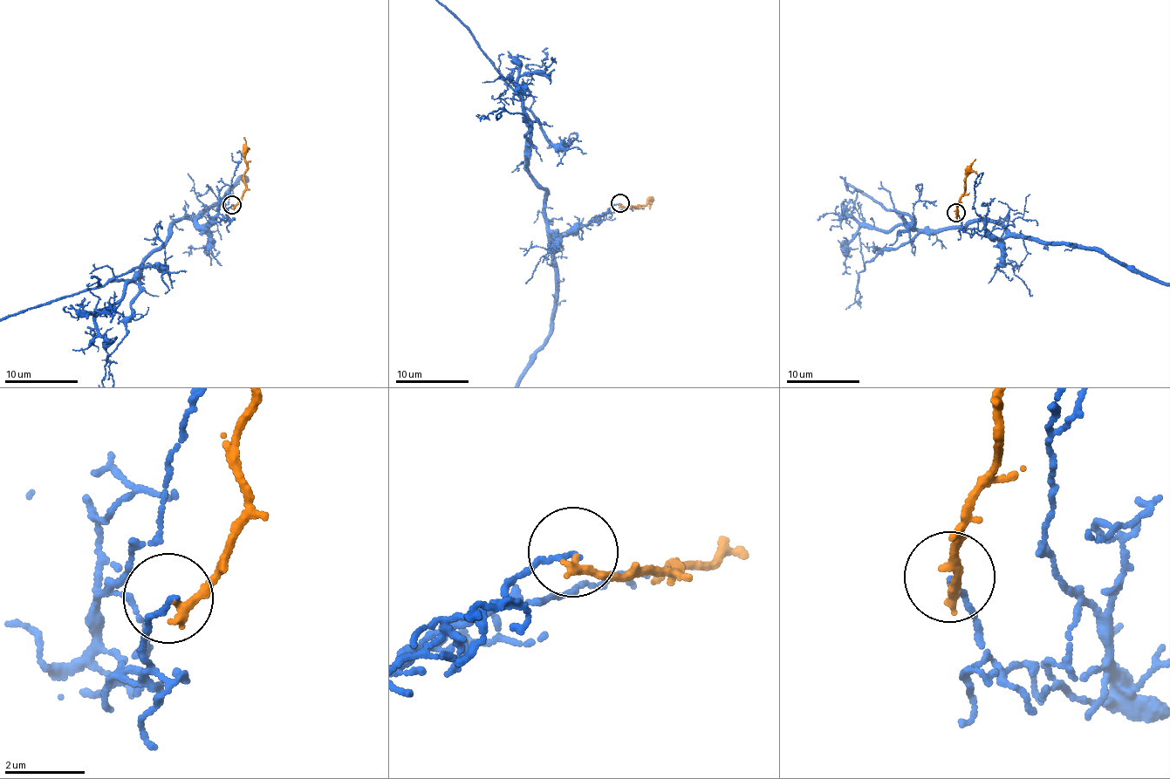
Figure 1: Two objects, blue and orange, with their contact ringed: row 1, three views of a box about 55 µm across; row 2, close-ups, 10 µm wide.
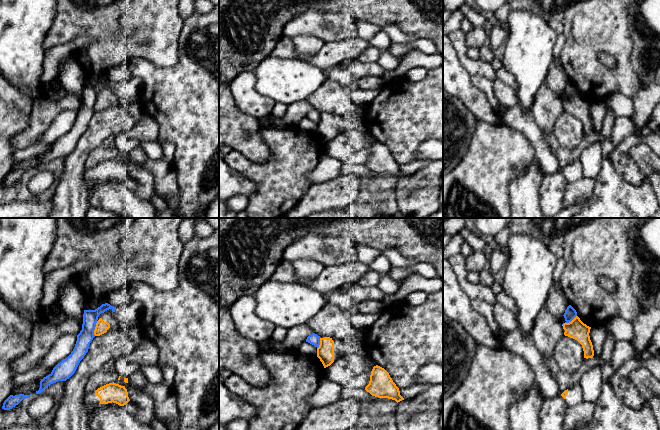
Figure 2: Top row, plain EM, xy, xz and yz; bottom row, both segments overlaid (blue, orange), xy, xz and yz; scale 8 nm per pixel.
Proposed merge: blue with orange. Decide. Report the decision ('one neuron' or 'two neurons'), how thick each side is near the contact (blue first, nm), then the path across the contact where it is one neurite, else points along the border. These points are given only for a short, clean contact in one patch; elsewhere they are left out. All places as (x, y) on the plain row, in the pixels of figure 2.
two neurons; calibres 120 and 100 nm; border xy (97, 97), (94, 103), (94, 111)

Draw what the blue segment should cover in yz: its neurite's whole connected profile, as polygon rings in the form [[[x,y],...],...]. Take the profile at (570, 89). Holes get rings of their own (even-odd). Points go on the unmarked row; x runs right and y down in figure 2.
[[[569,81],[563,92],[566,97],[565,99],[569,99],[577,92],[577,88],[571,81]]]

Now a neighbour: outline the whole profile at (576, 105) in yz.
[[[576,92],[571,98],[564,99],[562,102],[565,106],[565,112],[577,116],[582,121],[584,134],[593,134],[594,126],[589,112],[591,103],[584,100],[578,92]]]

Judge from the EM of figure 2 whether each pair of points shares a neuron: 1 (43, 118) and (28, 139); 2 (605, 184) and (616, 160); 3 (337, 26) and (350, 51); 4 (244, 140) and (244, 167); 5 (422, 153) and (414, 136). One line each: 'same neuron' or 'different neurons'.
1: same neuron
2: different neurons
3: different neurons
4: different neurons
5: different neurons

